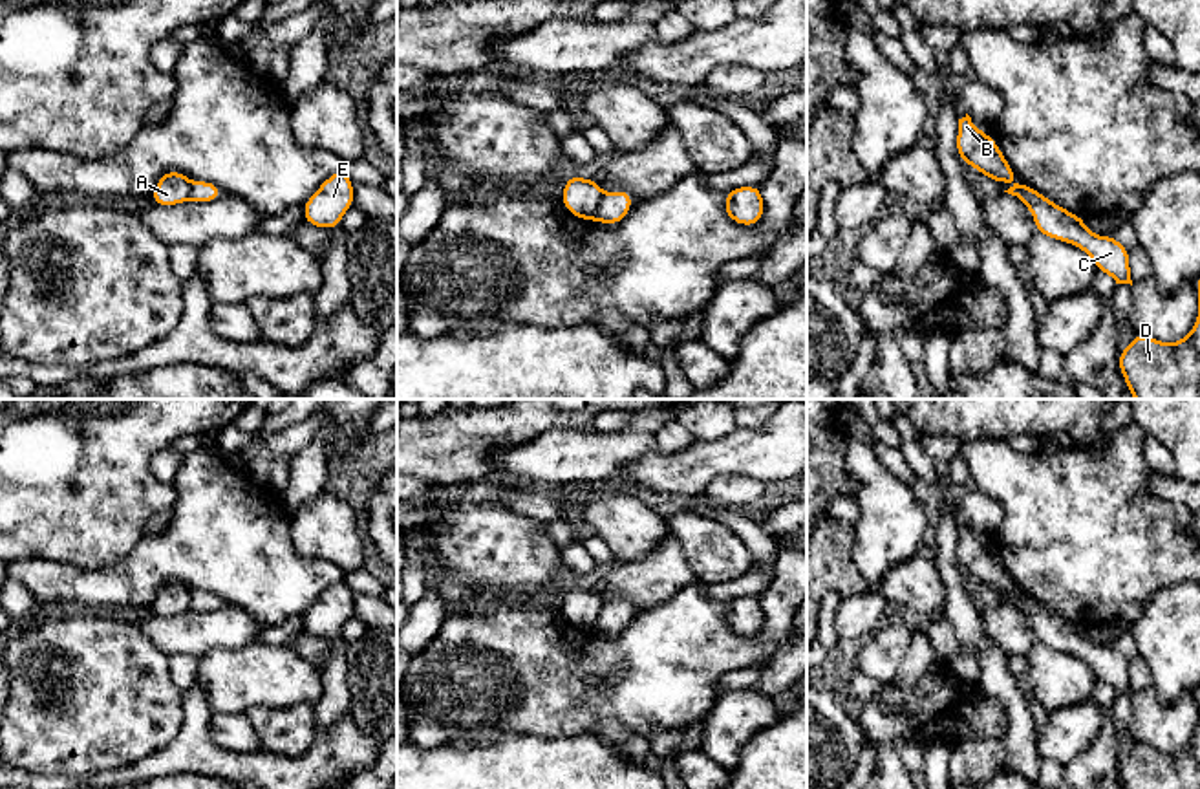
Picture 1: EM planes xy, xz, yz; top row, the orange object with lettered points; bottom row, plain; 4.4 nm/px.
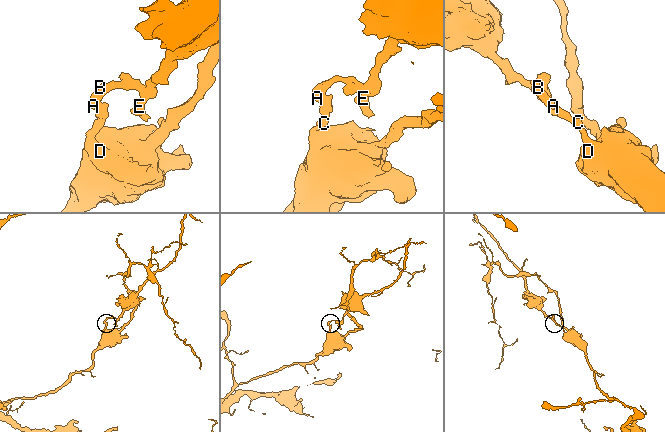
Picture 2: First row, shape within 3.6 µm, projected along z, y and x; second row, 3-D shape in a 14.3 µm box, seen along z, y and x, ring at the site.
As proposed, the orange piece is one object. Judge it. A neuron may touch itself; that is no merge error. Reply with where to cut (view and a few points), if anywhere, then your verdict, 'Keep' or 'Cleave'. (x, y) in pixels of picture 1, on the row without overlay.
Split along xz (602, 603), (600, 616), (589, 628). Cleave

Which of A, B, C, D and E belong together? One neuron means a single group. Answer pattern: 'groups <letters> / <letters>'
groups A B E / C D

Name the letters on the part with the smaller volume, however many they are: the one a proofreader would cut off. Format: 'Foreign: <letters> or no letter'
Foreign: A, B, E

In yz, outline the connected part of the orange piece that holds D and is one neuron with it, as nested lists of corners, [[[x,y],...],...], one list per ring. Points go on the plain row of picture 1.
[[[1200,723],[1191,743],[1178,752],[1134,745],[1118,773],[1125,789],[1200,789]]]

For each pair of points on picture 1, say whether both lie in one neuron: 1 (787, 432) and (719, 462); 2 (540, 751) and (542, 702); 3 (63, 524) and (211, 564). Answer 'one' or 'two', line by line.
1: one
2: two
3: two

